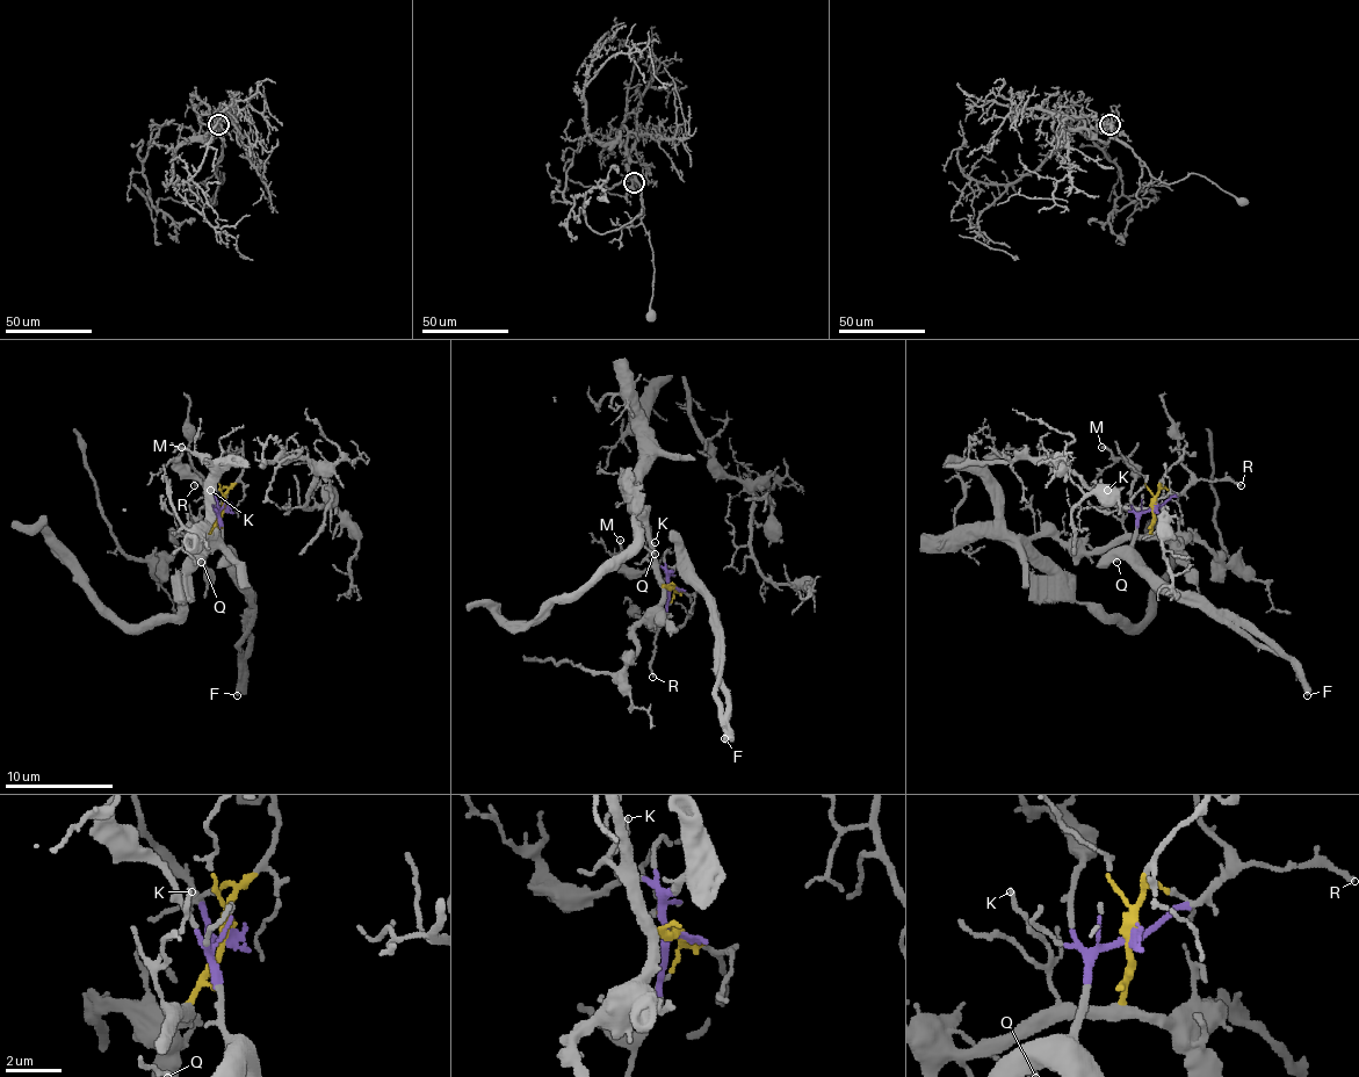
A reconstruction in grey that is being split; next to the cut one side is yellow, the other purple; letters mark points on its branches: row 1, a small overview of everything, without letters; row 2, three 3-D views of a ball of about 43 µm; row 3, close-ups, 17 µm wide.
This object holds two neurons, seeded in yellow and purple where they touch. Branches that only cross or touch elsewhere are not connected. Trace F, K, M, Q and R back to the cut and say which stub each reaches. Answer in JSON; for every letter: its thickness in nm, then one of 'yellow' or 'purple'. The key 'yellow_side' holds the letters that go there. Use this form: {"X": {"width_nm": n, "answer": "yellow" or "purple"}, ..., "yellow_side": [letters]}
{"F": {"width_nm": 440, "answer": "purple"}, "K": {"width_nm": 150, "answer": "yellow"}, "M": {"width_nm": 160, "answer": "purple"}, "Q": {"width_nm": 140, "answer": "yellow"}, "R": {"width_nm": 160, "answer": "purple"}, "yellow_side": ["K", "Q"]}

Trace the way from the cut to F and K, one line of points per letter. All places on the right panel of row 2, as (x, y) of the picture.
F: (1154, 508), (1140, 517), (1133, 555), (1168, 584), (1247, 620), (1291, 663), (1306, 695)
K: (1154, 508), (1154, 527), (1144, 535), (1133, 535), (1123, 527), (1123, 517), (1106, 489)

